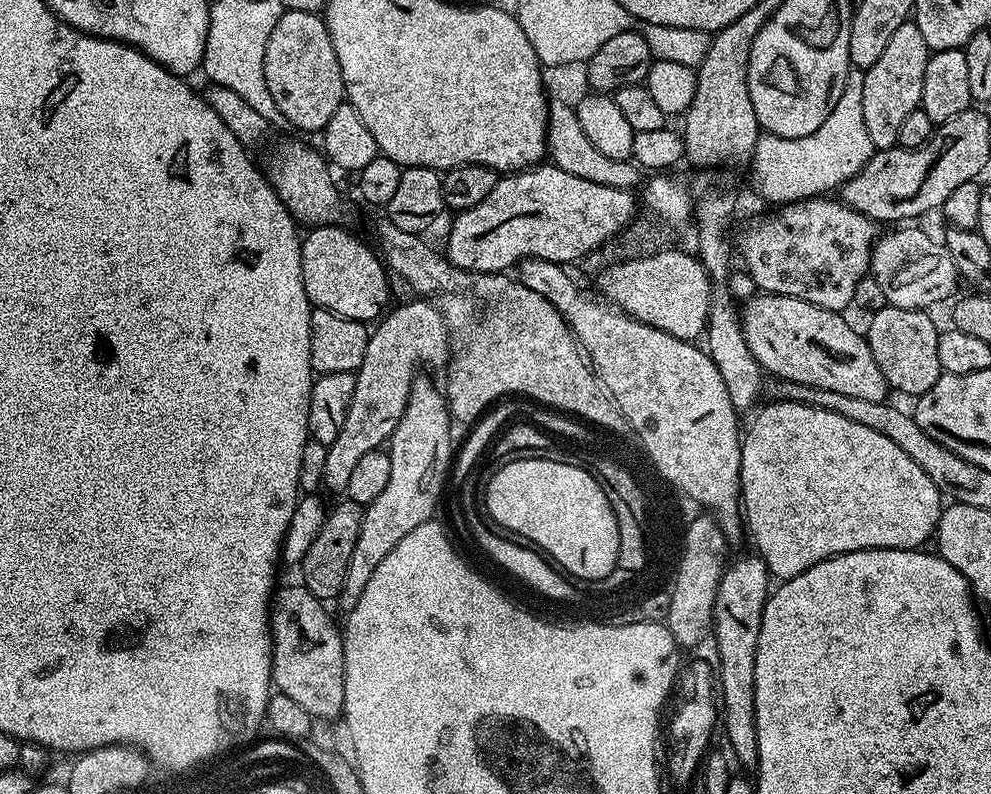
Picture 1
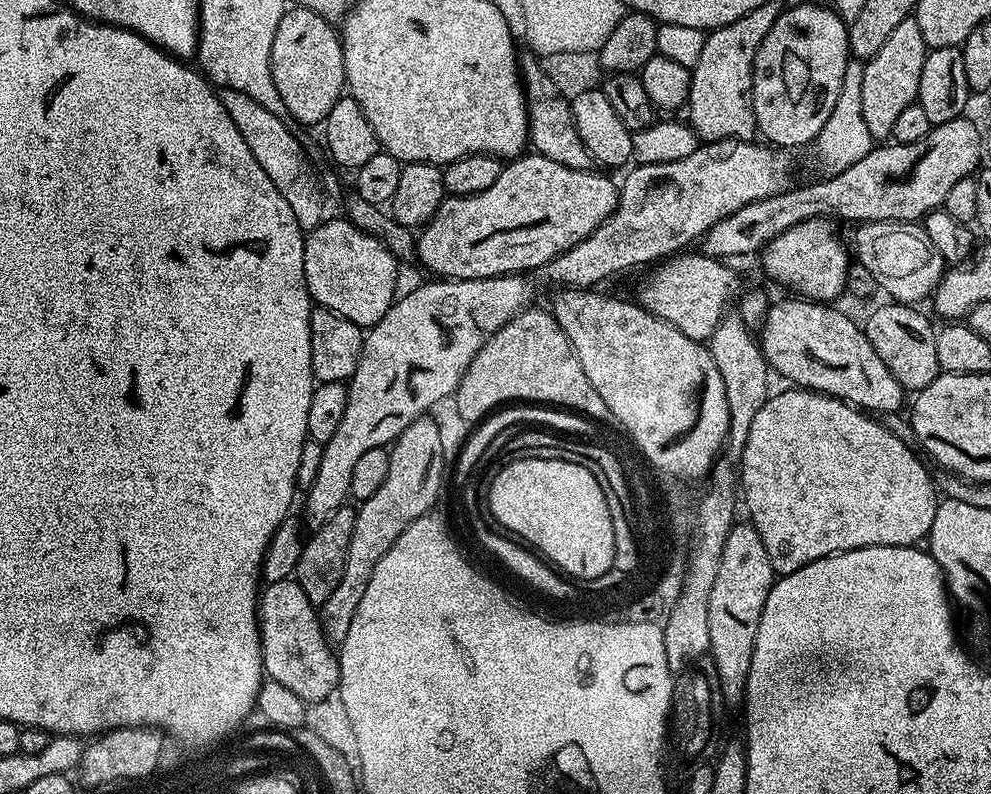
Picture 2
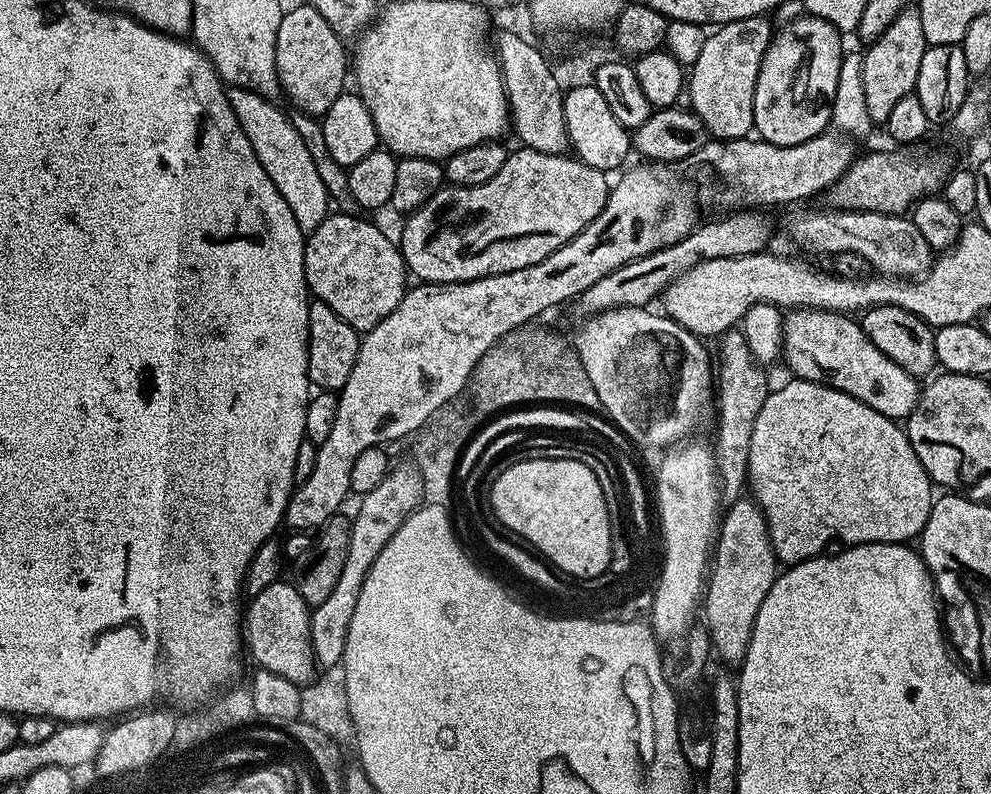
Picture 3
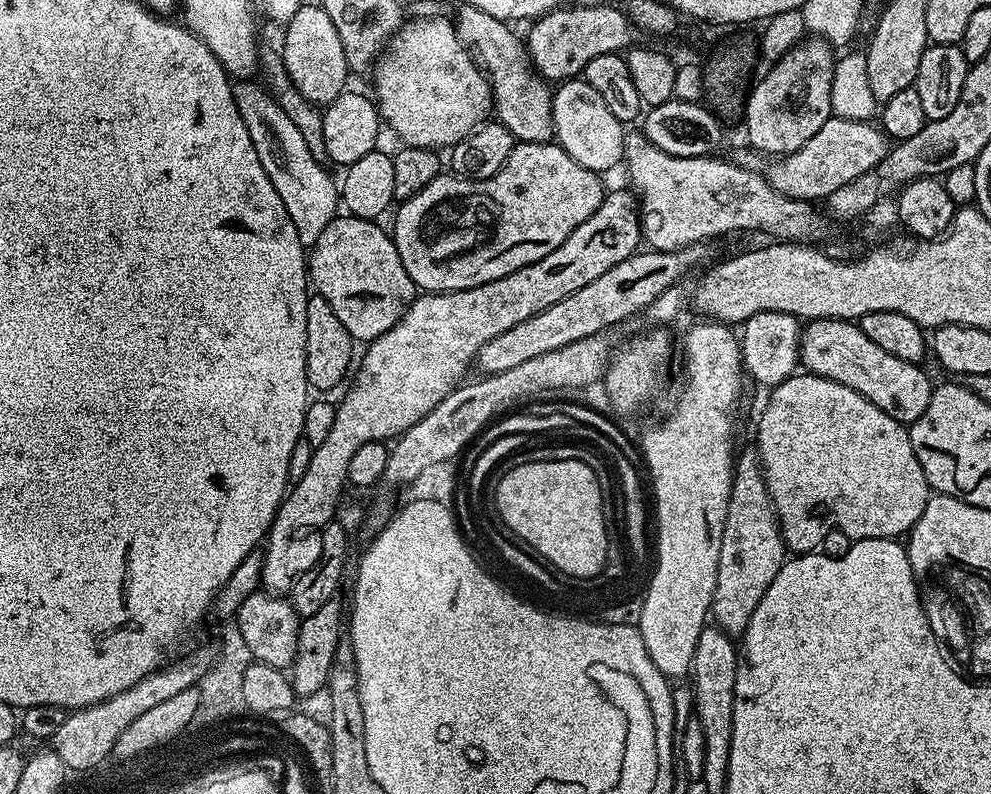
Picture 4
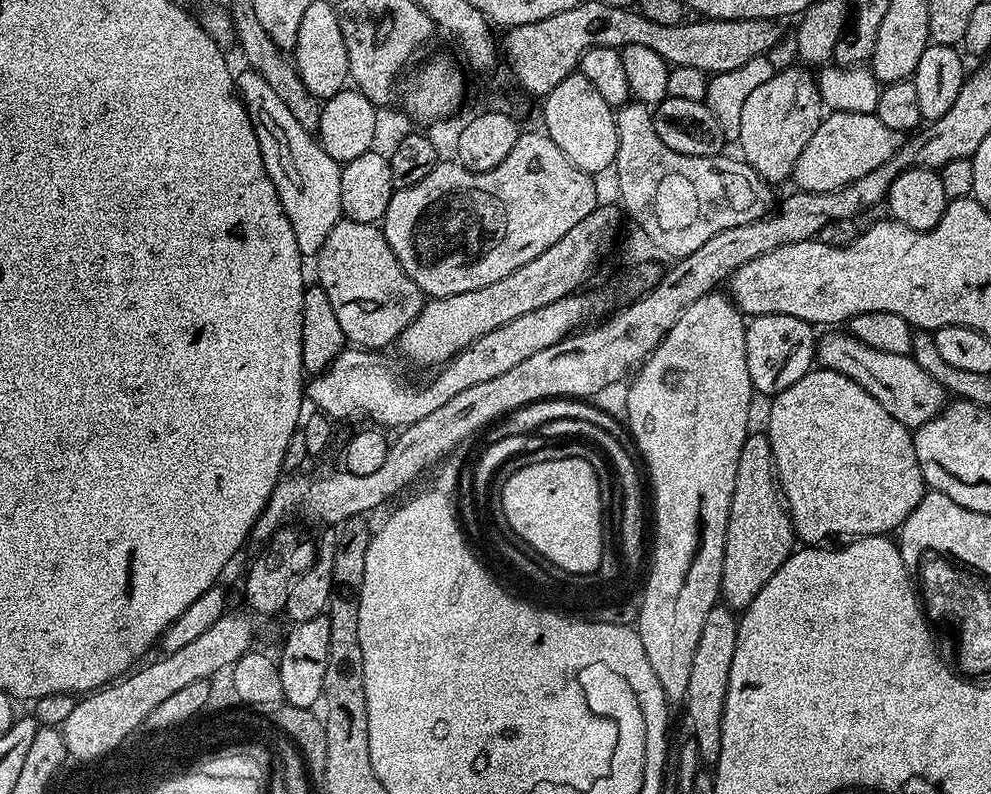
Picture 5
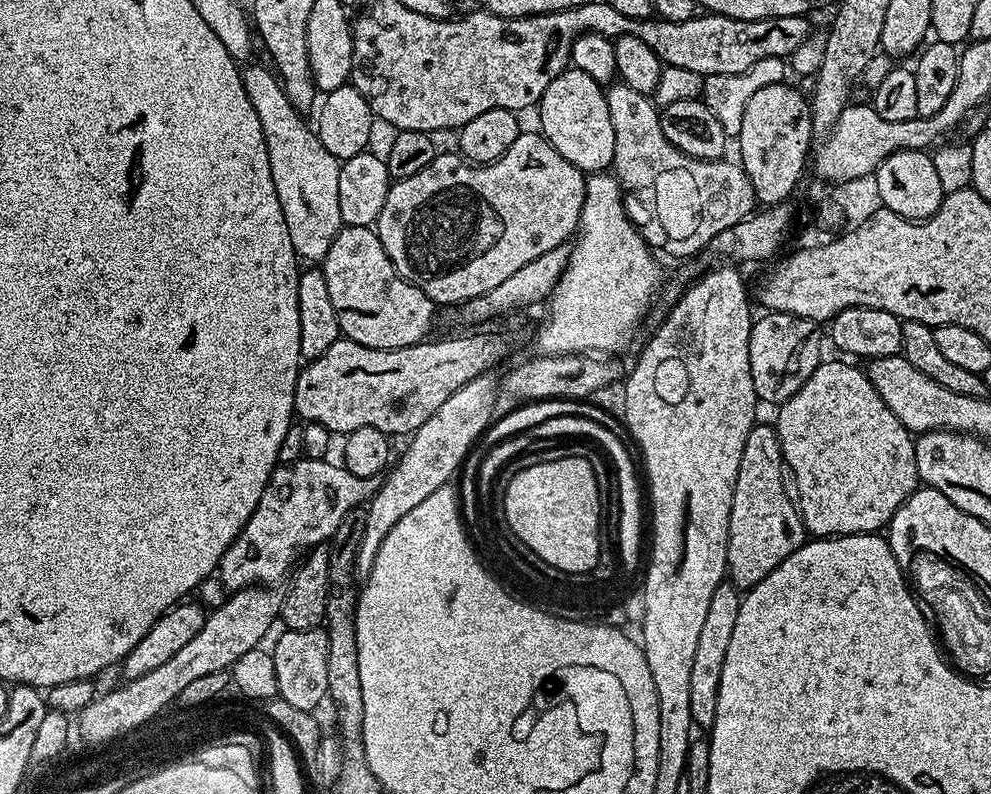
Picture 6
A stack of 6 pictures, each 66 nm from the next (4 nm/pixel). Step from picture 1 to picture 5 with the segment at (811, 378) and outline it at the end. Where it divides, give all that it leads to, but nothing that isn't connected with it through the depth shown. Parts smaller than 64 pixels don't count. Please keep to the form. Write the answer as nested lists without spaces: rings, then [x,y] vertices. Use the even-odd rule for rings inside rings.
[[[832,330],[829,336],[821,335],[815,351],[815,359],[819,367],[829,368],[838,374],[846,374],[870,398],[874,398],[890,414],[890,418],[898,418],[902,426],[915,430],[926,422],[930,422],[946,406],[946,393],[918,362],[914,362],[911,355],[886,354],[886,350],[874,350],[874,346],[866,346],[858,338],[844,330]]]

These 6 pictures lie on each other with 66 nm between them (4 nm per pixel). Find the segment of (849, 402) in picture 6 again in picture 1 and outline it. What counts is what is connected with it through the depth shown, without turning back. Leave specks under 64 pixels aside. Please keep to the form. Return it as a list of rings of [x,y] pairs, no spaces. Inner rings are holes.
[[[773,399],[773,404],[768,404],[752,420],[752,425],[747,425],[740,442],[740,499],[742,501],[742,520],[746,525],[746,532],[752,535],[756,543],[755,555],[764,559],[769,573],[777,576],[777,581],[783,582],[810,570],[823,560],[829,560],[831,556],[841,556],[847,552],[858,550],[870,550],[871,548],[914,548],[921,546],[933,539],[936,531],[936,523],[940,520],[942,511],[942,497],[940,492],[926,478],[926,470],[902,450],[902,446],[894,446],[890,438],[878,434],[875,430],[869,430],[858,422],[850,422],[850,418],[842,418],[842,414],[834,414],[834,410],[822,410],[809,404],[803,404],[797,400]]]

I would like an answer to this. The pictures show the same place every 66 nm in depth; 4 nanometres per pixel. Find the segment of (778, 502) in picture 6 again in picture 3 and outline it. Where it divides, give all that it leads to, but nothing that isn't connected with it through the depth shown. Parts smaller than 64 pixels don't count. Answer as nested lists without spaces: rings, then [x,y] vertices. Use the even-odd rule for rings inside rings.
[[[741,498],[727,505],[716,533],[702,597],[702,620],[704,616],[711,647],[726,663],[738,666],[744,661],[754,618],[758,618],[758,610],[766,594],[770,594],[777,575],[778,561],[768,537],[768,523],[756,501]]]

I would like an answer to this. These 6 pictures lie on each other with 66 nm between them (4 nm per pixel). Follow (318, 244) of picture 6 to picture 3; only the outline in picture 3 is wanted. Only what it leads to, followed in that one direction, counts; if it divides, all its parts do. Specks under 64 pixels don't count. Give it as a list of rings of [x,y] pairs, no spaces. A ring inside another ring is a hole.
[[[229,87],[227,93],[230,110],[234,110],[238,126],[246,130],[246,138],[250,138],[250,146],[254,146],[258,162],[262,162],[262,170],[270,174],[270,182],[274,182],[274,186],[278,186],[278,194],[286,198],[286,206],[290,206],[294,213],[294,222],[298,222],[305,234],[312,232],[329,216],[330,197],[306,150],[306,143],[289,120],[289,113],[283,112],[279,103],[267,100],[250,89]]]

